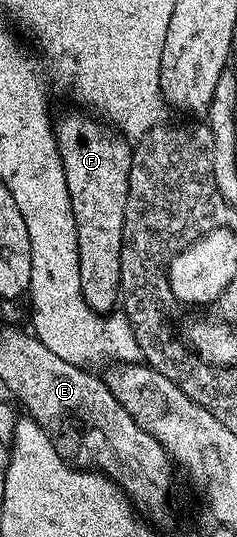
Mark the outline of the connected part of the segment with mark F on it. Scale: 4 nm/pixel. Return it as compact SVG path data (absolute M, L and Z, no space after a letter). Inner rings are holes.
M74 112L78 113L66 113L62 118L57 118L54 134L66 172L72 215L76 219L80 291L90 309L107 314L120 301L120 247L124 211L128 203L132 145L113 125L95 119L89 112Z

